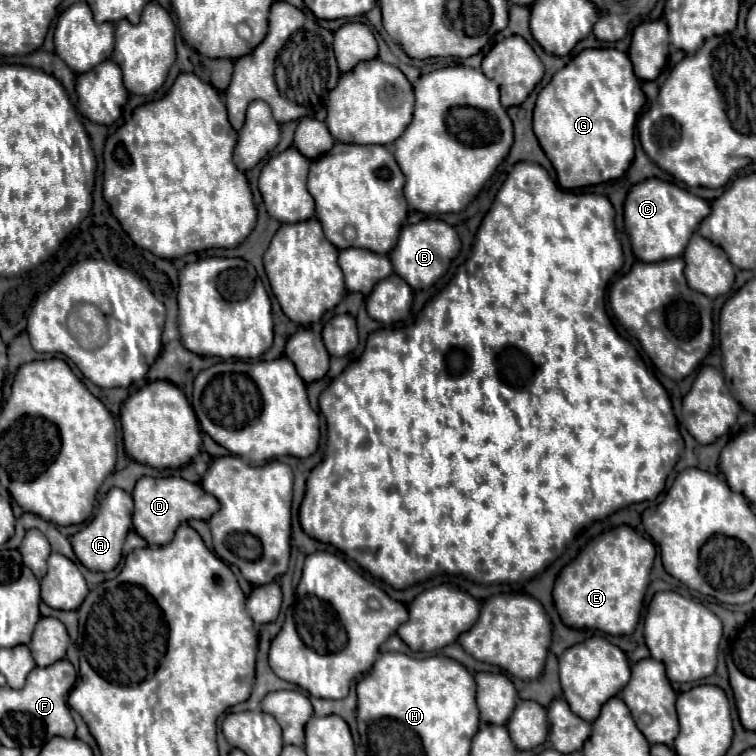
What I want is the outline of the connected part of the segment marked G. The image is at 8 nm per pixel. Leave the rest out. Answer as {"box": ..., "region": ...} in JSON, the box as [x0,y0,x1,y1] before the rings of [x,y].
{"box":[534,48,644,190],"region":[[[588,48],[558,70],[550,84],[542,88],[534,108],[534,134],[552,162],[558,184],[564,190],[602,184],[620,178],[634,158],[634,126],[644,106],[640,80],[632,72],[630,58],[616,48]]]}

